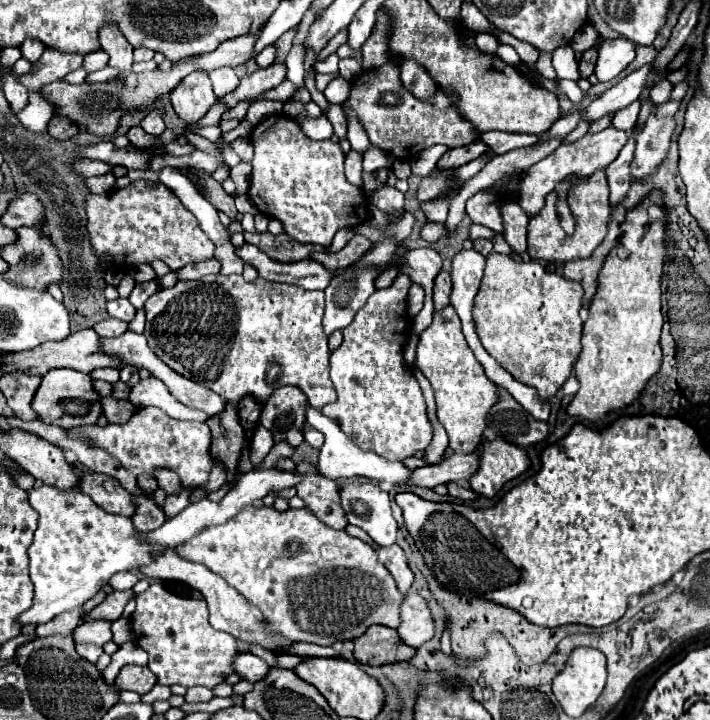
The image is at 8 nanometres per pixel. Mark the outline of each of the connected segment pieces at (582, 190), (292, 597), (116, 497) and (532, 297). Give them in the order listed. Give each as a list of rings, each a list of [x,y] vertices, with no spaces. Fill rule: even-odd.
[[[600,169],[600,173],[592,173],[588,181],[576,181],[576,185],[572,185],[572,193],[568,193],[568,207],[576,217],[576,233],[570,237],[564,237],[564,229],[560,229],[560,219],[556,217],[556,197],[548,197],[544,209],[528,223],[528,255],[532,259],[558,263],[586,259],[602,243],[610,221],[608,183],[604,181],[604,173],[606,169]]]
[[[252,505],[250,507],[244,507],[234,519],[230,519],[230,521],[226,521],[222,525],[216,525],[212,529],[206,529],[198,537],[186,541],[184,545],[178,545],[176,547],[176,553],[182,559],[194,561],[194,563],[202,563],[212,573],[220,575],[230,587],[234,587],[240,595],[244,595],[248,599],[248,603],[252,603],[254,607],[258,607],[262,611],[264,625],[268,625],[268,633],[280,633],[280,637],[288,637],[288,641],[304,641],[304,643],[316,643],[316,645],[332,645],[334,641],[350,641],[354,637],[360,637],[370,625],[386,625],[386,627],[398,627],[400,625],[398,605],[400,605],[400,601],[402,601],[404,595],[400,595],[400,591],[396,589],[396,583],[394,583],[392,575],[378,561],[374,549],[368,543],[364,543],[364,541],[360,541],[356,537],[350,537],[346,531],[336,531],[336,529],[324,525],[306,507],[302,507],[302,509],[288,509],[288,511],[276,511],[274,507],[260,507],[260,509],[256,509]]]
[[[84,473],[78,481],[78,491],[90,495],[90,499],[108,513],[132,517],[134,505],[130,501],[130,493],[120,487],[112,477],[102,473]]]
[[[490,253],[486,261],[486,275],[474,297],[474,323],[484,349],[520,383],[534,387],[542,401],[550,401],[564,381],[570,377],[576,355],[580,353],[582,319],[578,315],[582,305],[582,285],[558,273],[548,273],[540,263],[514,263],[508,255]]]

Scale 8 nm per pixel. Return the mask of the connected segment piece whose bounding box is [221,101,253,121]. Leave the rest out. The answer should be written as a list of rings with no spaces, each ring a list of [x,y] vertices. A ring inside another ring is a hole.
[[[244,101],[238,103],[234,108],[229,109],[222,115],[221,121],[230,120],[230,119],[238,119],[243,120],[248,107],[253,103],[253,101]]]

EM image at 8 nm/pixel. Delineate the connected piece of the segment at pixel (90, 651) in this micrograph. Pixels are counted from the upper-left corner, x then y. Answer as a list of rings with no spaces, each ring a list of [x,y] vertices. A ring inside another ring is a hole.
[[[76,645],[76,651],[80,653],[80,657],[84,657],[86,661],[92,661],[92,663],[96,663],[98,657],[104,653],[102,647],[98,647],[98,645]]]

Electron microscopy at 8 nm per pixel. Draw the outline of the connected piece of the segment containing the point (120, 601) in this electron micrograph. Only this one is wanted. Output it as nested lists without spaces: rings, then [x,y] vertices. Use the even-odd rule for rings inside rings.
[[[114,591],[112,595],[108,595],[108,599],[104,603],[100,603],[98,607],[84,613],[84,621],[92,621],[92,619],[116,621],[118,617],[122,617],[122,611],[132,595],[134,595],[132,591]]]

